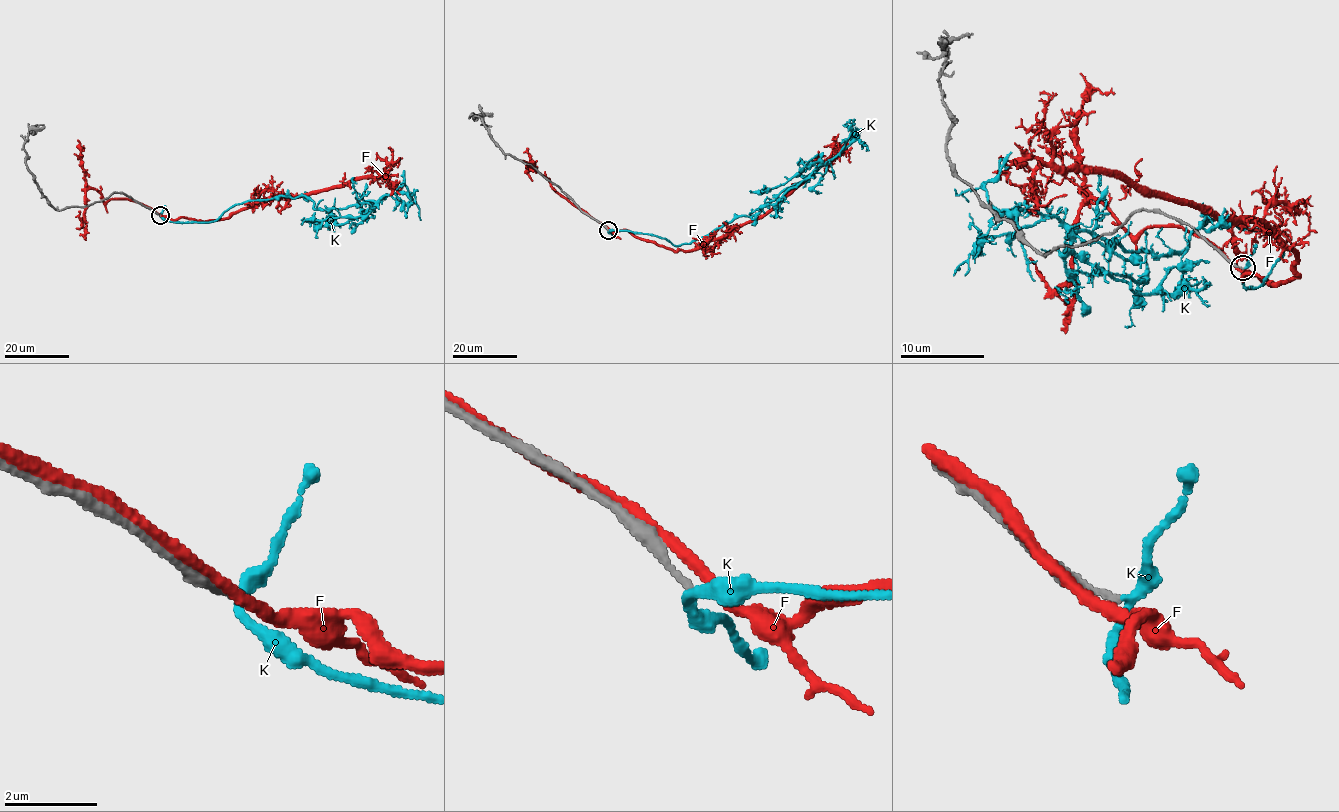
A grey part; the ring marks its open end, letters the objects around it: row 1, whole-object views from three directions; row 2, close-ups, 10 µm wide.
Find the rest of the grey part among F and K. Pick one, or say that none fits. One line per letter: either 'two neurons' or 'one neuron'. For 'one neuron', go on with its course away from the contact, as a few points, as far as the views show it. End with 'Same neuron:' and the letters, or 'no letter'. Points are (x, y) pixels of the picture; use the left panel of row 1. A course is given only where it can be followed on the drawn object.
F: two neurons
K: one neuron; course (160, 214), (210, 222), (237, 204), (282, 196), (306, 196), (322, 210), (375, 203), (341, 224), (304, 218)
Same neuron: K

